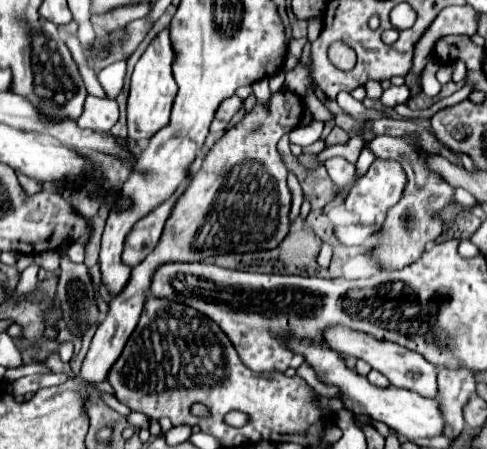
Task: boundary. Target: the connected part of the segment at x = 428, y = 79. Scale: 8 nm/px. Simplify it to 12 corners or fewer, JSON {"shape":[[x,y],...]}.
{"shape":[[429,61],[423,71],[423,93],[435,97],[441,83],[435,79],[435,71],[441,63]]}

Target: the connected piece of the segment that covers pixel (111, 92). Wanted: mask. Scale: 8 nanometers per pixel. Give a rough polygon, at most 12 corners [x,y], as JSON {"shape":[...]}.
{"shape":[[125,61],[99,73],[99,83],[111,99],[123,87]]}

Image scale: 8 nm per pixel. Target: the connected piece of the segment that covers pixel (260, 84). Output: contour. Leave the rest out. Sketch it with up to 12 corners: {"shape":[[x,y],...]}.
{"shape":[[268,77],[252,85],[256,99],[264,105],[271,96]]}

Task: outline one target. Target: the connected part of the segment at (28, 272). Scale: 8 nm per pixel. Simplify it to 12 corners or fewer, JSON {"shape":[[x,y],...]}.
{"shape":[[34,263],[21,273],[15,292],[25,296],[36,287],[40,267]]}

